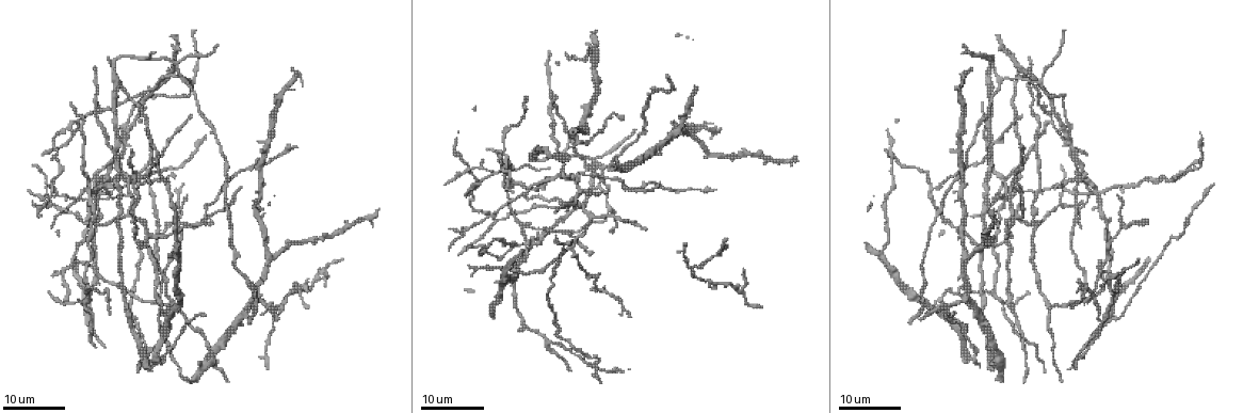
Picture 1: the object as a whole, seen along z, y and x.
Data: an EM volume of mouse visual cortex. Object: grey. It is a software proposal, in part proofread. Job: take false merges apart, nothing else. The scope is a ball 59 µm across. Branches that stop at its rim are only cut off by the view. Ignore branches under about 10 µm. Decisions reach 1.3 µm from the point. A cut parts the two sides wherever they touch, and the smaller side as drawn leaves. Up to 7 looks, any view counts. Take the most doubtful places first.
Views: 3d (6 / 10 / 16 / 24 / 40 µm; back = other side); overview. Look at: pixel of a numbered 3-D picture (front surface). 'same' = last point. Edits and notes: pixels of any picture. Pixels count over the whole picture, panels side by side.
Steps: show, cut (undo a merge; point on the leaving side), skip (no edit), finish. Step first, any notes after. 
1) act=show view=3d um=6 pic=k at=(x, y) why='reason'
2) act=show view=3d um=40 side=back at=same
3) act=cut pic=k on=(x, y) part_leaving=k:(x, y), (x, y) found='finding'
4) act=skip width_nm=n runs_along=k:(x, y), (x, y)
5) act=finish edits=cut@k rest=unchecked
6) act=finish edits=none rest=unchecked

act=show view=3d um=24 pic=1 at=(91, 199) why='four arms meet'

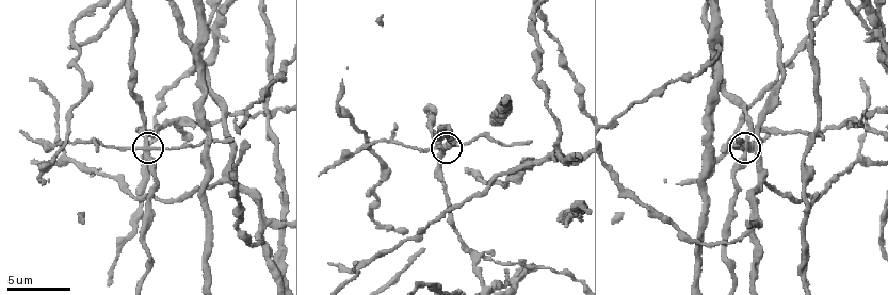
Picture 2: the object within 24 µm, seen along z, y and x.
act=show view=3d um=6 pic=2 at=(152, 147)

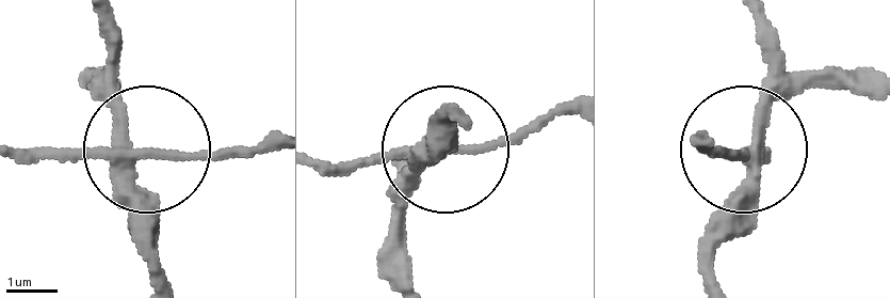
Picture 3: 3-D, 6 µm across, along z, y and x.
act=cut pic=3 on=(55, 156) side_arm_um=33 part_leaving=3:(117, 153), (20, 153) found='a second cell is stuck on'

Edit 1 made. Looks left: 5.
act=show view=overview

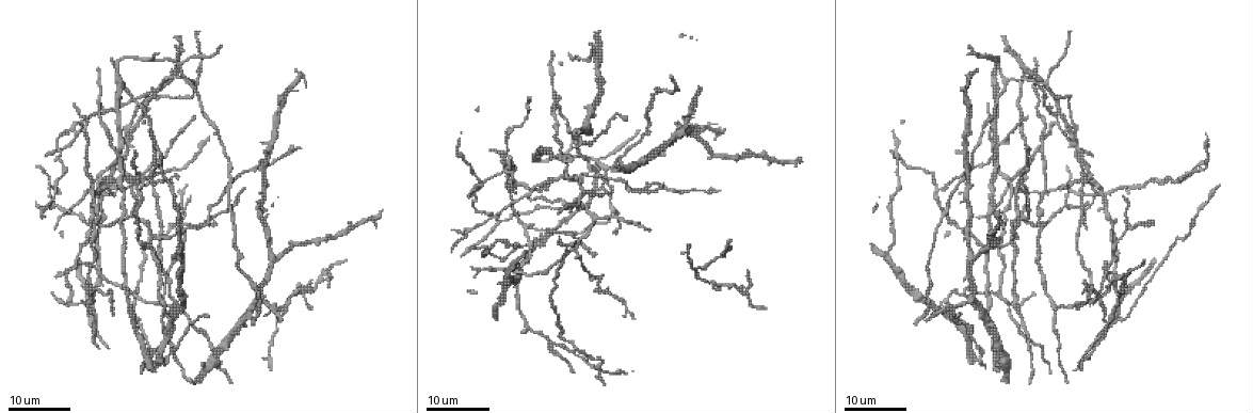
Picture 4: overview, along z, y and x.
act=show view=3d um=24 pic=4 at=(1083, 174) why='three-way junction'

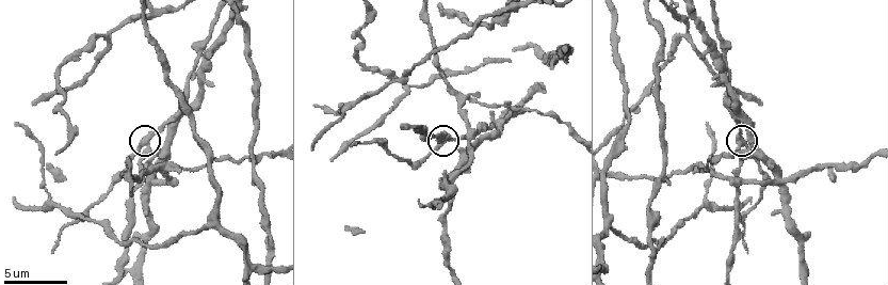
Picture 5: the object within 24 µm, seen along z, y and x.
act=show view=3d um=6 pic=5 at=(144, 141) why='zoom in'

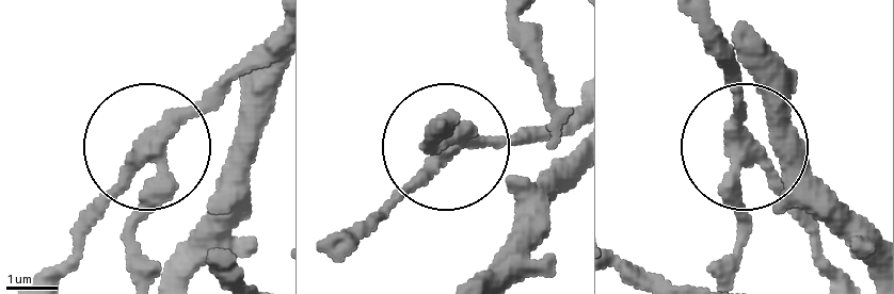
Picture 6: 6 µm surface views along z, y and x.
act=show view=3d um=6 side=back pic=6 at=(141, 154)

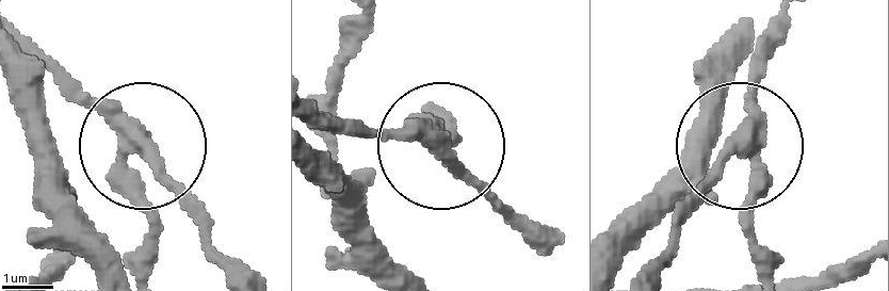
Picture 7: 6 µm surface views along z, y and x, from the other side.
act=skip runs_along=7:(19, 28), (134, 129), (207, 227) found='continuous, no second cell'

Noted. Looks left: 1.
act=show view=3d um=10 pic=5 at=(164, 166) why='four-way junction'

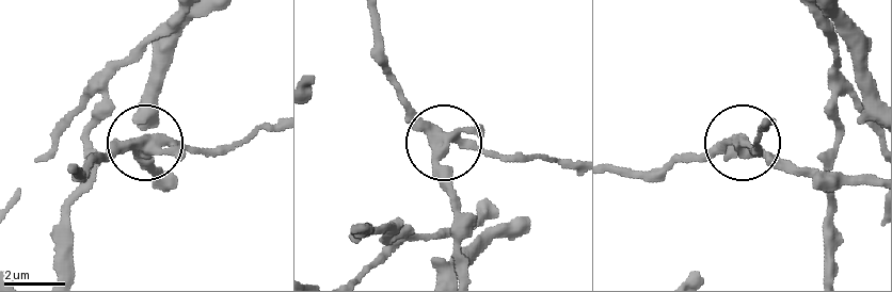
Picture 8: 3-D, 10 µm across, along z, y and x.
act=skip runs_along=8:(457, 272), (457, 204), (445, 145), (539, 158) found='all the same cell'

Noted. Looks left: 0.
act=finish edits=cut@3 rest=unchecked

